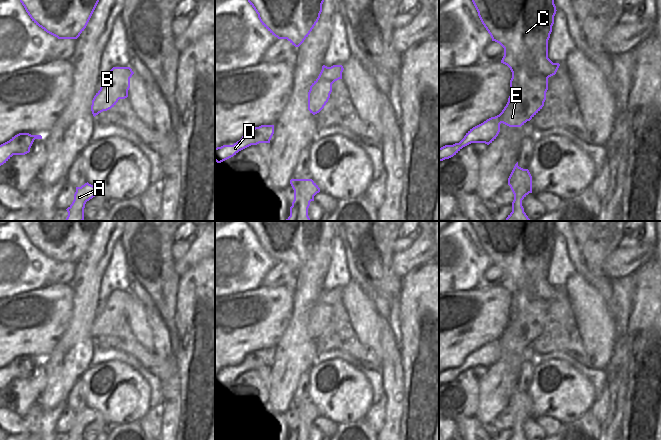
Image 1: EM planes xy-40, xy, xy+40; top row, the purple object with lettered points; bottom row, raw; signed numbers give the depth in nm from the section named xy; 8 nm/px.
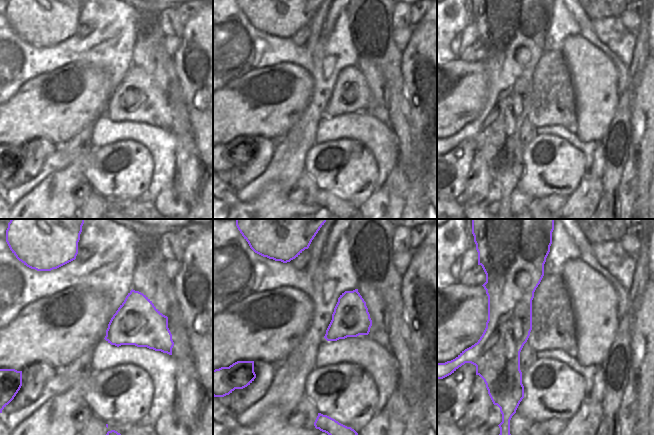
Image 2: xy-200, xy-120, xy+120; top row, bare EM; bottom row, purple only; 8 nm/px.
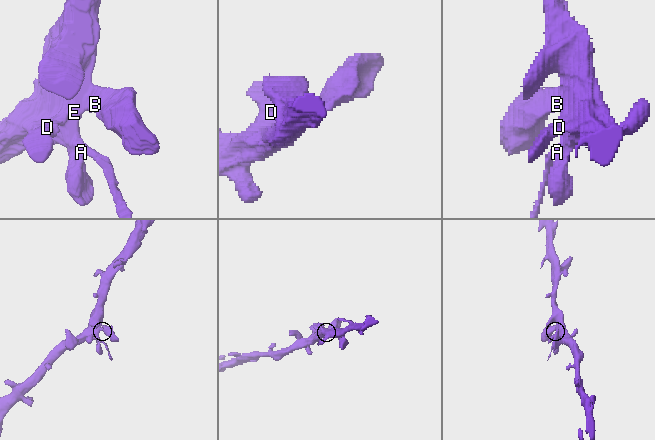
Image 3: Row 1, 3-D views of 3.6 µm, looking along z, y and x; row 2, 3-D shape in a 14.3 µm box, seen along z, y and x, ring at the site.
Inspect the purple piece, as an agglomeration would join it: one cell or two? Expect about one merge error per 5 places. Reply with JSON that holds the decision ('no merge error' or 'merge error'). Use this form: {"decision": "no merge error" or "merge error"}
{"decision": "no merge error"}

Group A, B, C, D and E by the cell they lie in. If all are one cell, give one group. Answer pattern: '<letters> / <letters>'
A B C D E

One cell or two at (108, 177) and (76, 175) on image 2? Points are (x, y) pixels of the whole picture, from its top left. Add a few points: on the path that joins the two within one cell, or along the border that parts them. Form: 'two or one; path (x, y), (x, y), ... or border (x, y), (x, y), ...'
two; border (91, 154), (83, 180)

